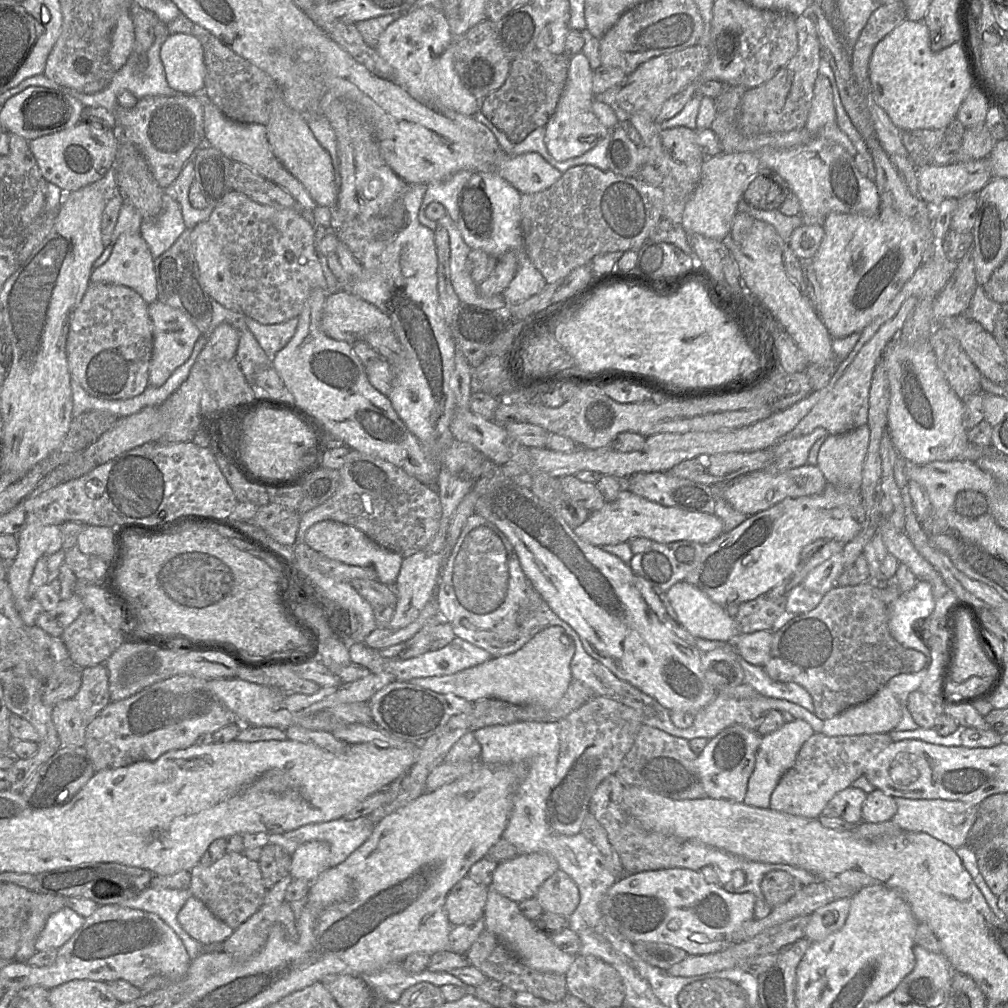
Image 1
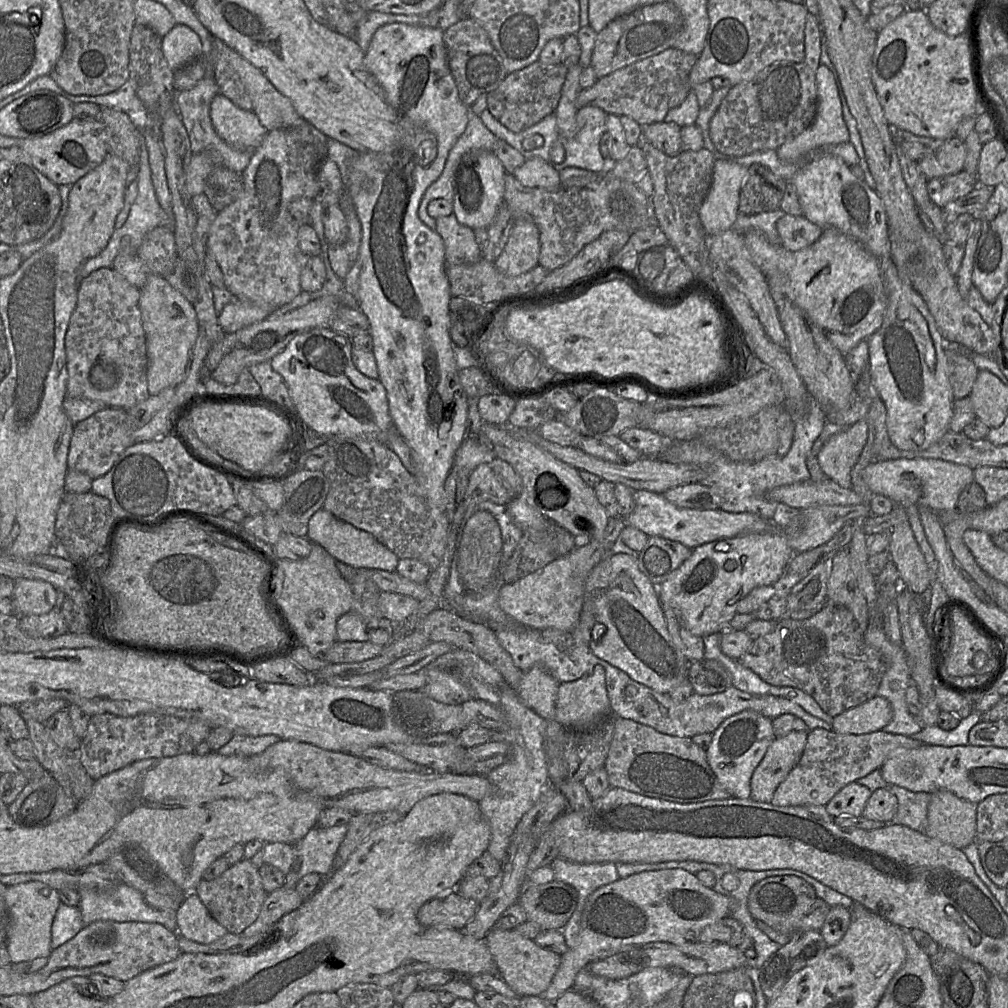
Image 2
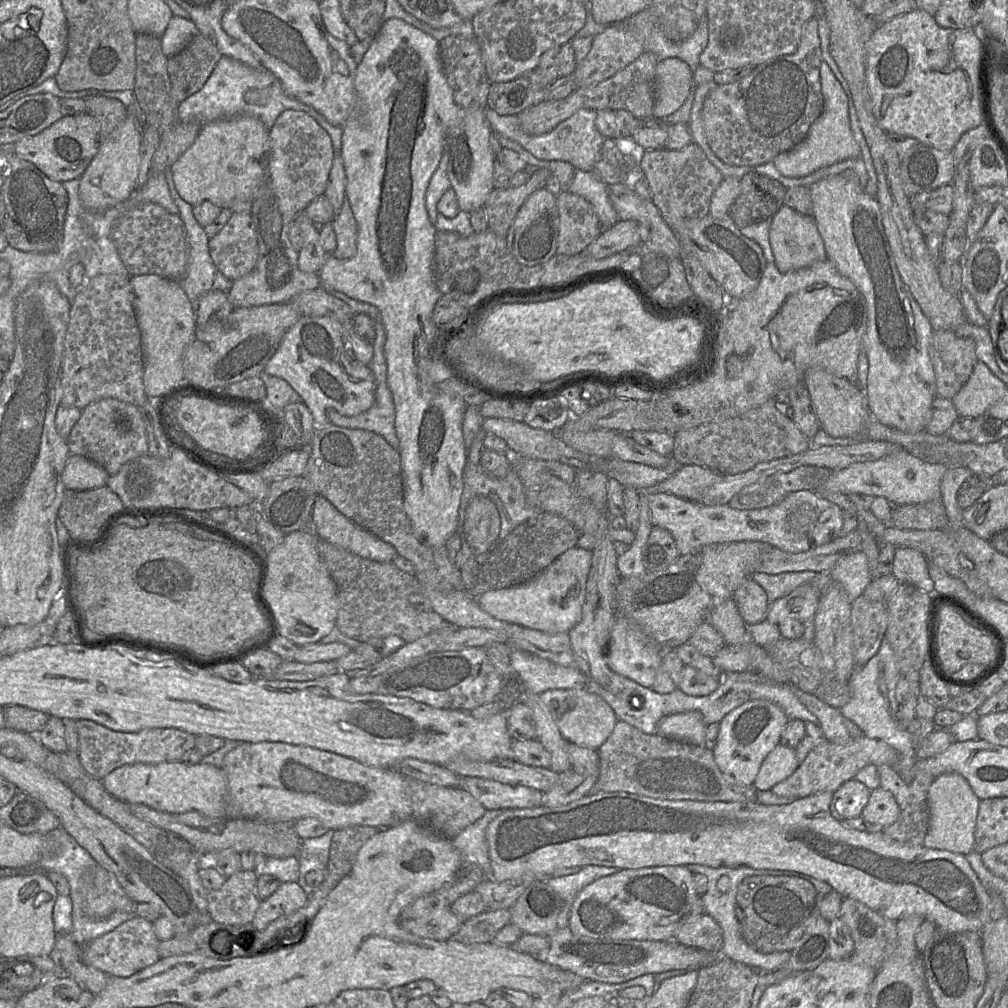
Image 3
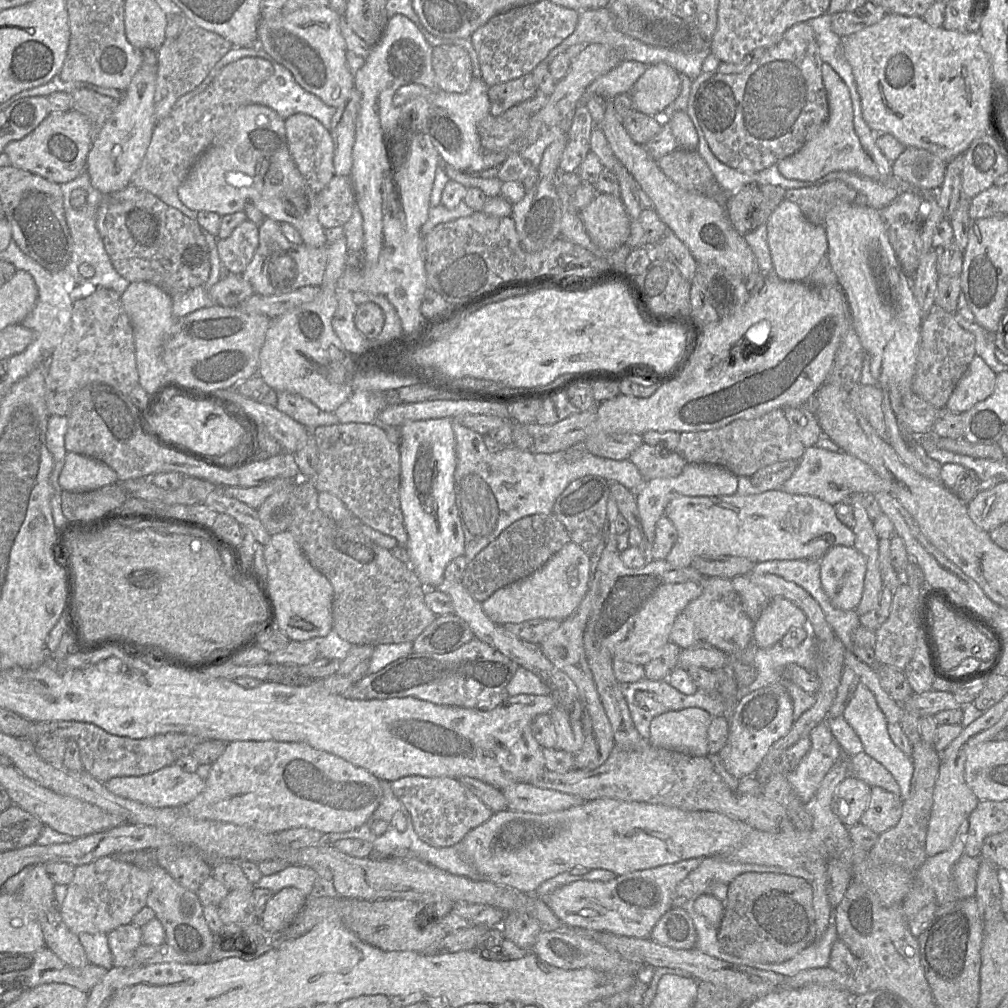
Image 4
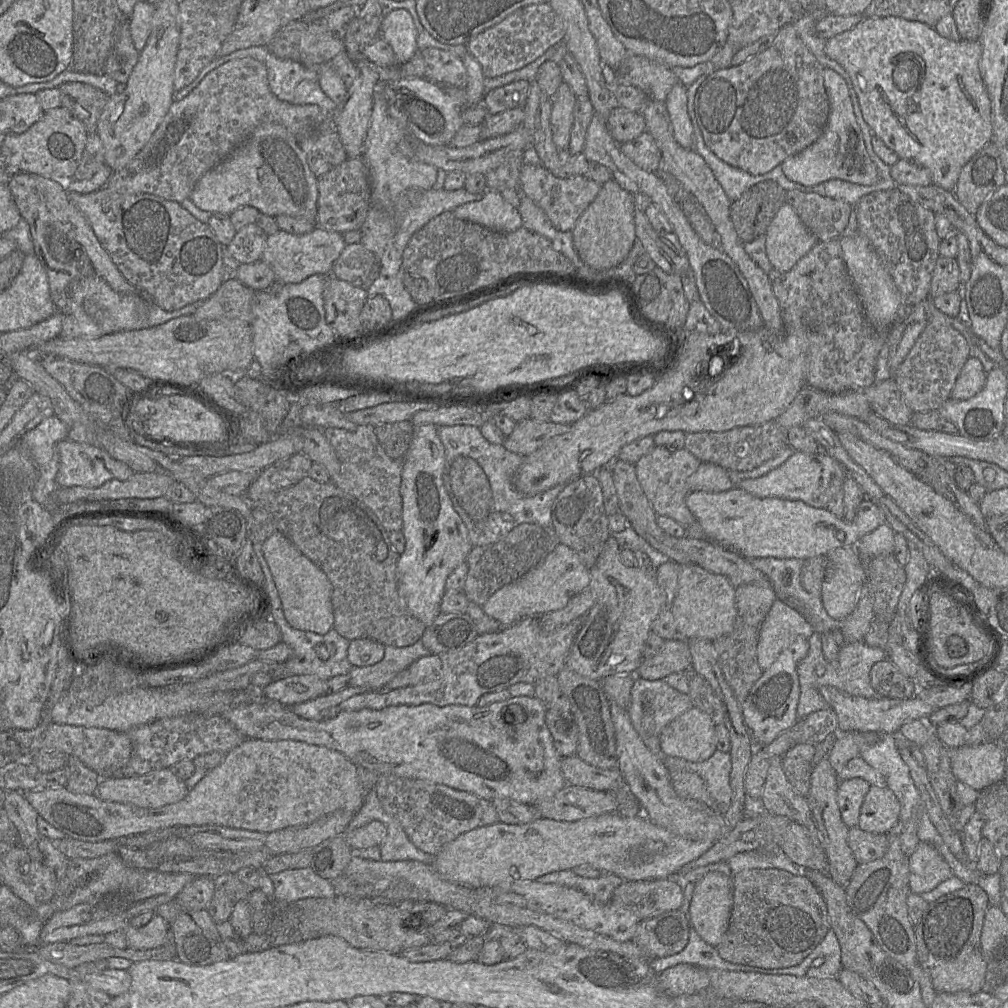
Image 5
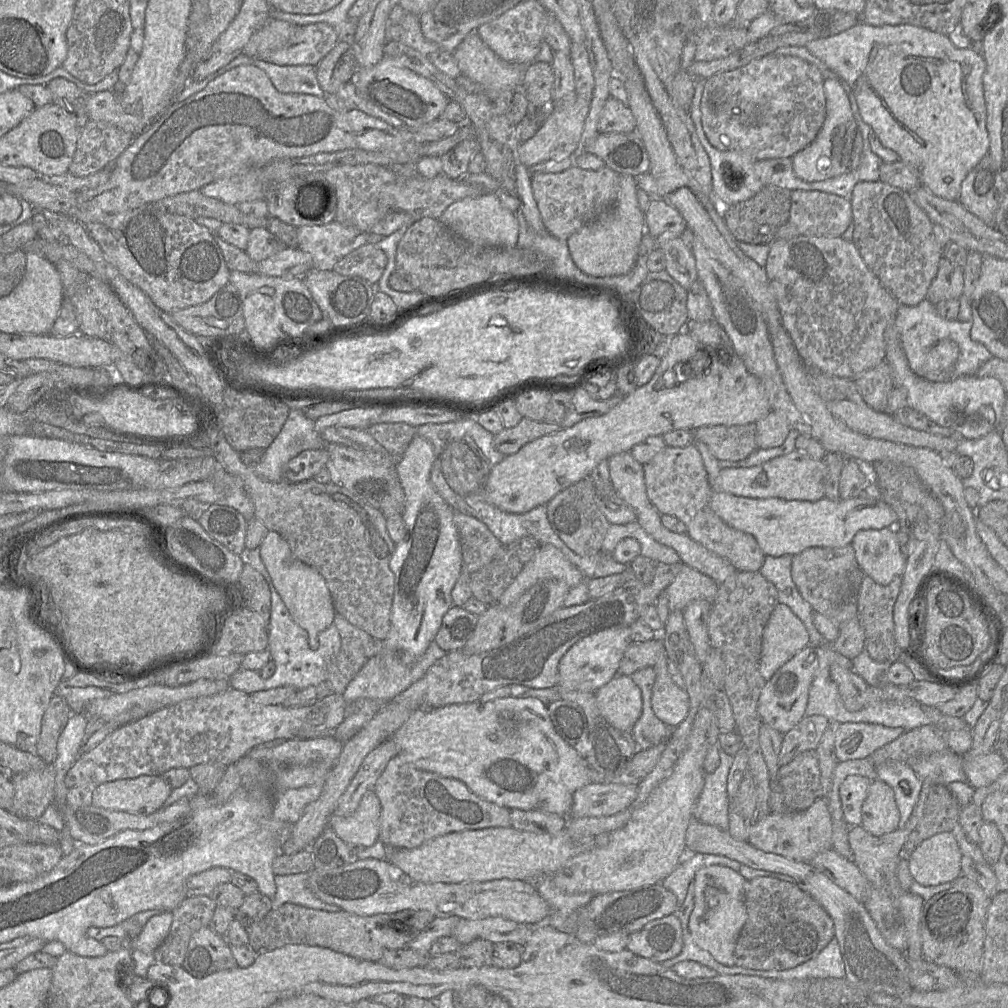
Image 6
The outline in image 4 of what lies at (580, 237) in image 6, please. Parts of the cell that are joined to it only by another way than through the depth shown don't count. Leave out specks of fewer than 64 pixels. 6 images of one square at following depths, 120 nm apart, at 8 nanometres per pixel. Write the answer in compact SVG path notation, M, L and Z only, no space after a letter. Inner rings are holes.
M596 194L580 212L580 219L590 240L604 251L626 244L630 235L630 219L620 197Z

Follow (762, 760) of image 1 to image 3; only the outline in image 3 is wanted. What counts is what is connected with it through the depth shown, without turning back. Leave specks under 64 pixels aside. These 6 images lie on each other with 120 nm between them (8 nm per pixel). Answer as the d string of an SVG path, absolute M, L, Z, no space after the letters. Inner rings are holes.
M779 743L763 760L753 787L756 791L770 791L775 785L791 776L798 767L795 749Z

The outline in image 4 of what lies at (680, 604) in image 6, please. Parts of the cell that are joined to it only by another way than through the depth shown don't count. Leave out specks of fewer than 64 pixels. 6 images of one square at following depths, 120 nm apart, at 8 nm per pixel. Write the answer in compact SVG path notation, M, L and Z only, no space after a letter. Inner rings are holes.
M706 577L702 593L685 607L683 614L693 622L700 642L708 643L727 654L742 652L754 642L754 622L746 614L732 580Z

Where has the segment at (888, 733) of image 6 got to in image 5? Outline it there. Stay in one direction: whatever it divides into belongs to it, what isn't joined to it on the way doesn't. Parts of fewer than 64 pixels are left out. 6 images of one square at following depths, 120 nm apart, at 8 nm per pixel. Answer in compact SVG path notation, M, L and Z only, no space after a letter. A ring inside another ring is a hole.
M838 732L836 742L828 754L836 774L838 775L851 759L860 756L861 751L876 742L880 736L881 734L877 733Z

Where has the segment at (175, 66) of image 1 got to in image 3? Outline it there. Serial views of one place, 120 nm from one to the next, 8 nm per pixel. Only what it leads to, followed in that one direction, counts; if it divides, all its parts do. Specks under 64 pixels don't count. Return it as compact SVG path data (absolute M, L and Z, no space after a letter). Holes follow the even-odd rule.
M173 15L161 37L161 49L170 58L182 51L198 33L198 28L190 19Z

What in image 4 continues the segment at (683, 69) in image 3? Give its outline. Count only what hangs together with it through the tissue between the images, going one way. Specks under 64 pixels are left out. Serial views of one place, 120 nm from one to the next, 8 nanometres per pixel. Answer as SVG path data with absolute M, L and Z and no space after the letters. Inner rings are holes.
M658 63L647 68L628 94L633 110L647 116L661 117L663 111L678 97L680 89L680 73L668 64Z

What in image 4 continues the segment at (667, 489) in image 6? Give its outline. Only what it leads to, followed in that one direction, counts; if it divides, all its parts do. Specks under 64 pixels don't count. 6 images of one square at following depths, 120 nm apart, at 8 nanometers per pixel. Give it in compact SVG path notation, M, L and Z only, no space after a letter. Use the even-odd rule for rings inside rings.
M645 443L633 451L628 460L638 468L646 482L655 478L676 477L687 464L675 451L667 452Z

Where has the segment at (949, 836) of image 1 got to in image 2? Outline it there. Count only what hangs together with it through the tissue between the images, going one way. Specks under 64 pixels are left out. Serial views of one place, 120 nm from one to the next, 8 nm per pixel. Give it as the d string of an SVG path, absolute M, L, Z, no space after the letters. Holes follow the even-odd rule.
M897 785L887 787L898 800L897 813L888 824L899 824L925 833L931 793L913 792Z

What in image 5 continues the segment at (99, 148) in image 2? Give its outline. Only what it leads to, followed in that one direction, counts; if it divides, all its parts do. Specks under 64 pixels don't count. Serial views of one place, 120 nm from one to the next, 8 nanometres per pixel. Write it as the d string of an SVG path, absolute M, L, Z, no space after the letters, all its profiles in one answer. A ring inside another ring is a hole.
M63 106L44 111L41 118L25 132L5 137L1 145L1 158L16 171L43 176L63 186L73 178L88 137L79 115L82 114L75 110L72 113Z

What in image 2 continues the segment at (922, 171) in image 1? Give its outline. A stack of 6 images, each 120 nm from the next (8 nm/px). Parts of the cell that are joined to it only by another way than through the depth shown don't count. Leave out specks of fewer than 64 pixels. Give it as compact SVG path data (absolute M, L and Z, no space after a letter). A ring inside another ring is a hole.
M965 170L927 182L928 195L933 203L943 208L948 203L970 193L979 185L977 174Z

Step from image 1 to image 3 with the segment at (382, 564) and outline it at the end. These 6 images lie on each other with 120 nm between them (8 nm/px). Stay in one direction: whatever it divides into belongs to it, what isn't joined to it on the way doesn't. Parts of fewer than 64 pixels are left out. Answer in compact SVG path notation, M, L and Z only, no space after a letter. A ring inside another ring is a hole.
M318 495L311 514L312 528L320 539L376 562L392 562L395 547L354 523L325 497Z

